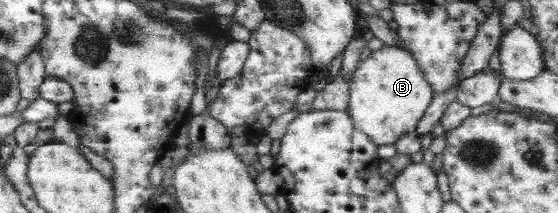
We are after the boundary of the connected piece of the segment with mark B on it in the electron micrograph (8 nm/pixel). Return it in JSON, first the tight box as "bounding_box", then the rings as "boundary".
{"bounding_box":[349,45,433,146],"boundary":[[[384,45],[371,51],[360,61],[349,85],[349,115],[353,124],[376,146],[393,145],[406,134],[415,132],[418,121],[424,116],[433,98],[432,87],[418,67],[416,59],[397,45]]]}

